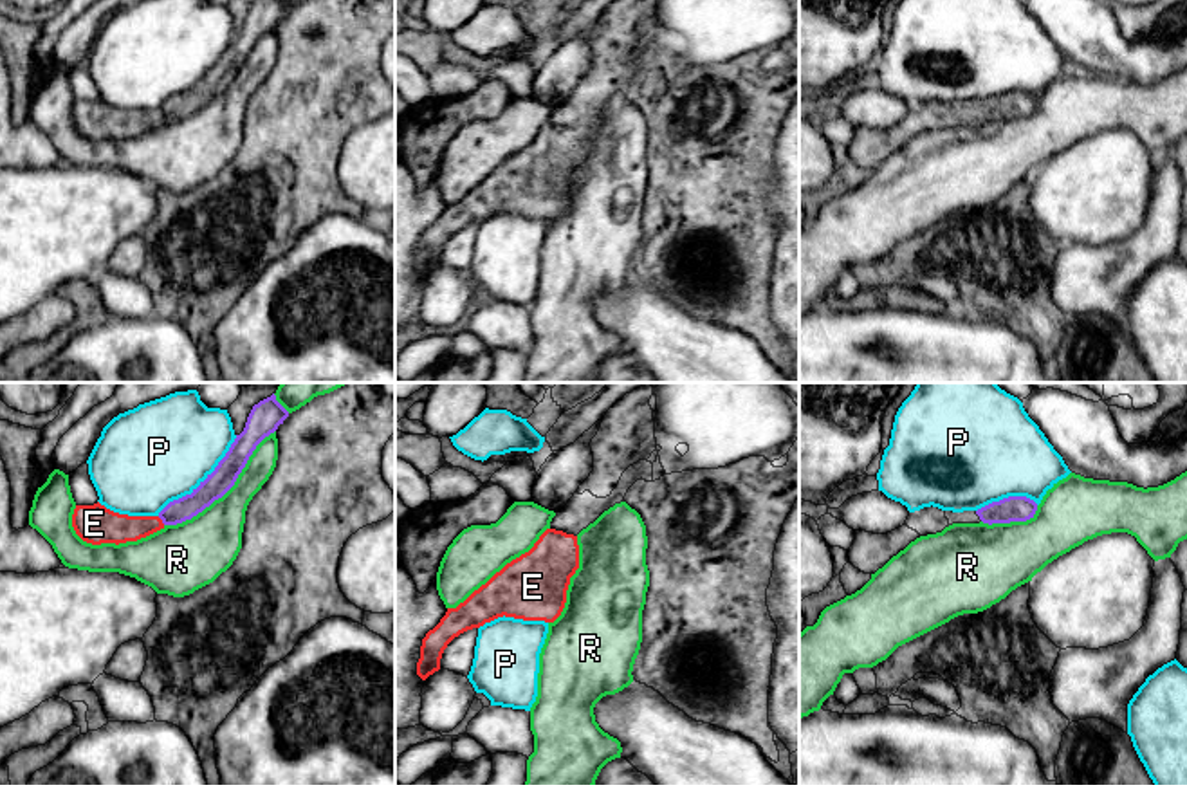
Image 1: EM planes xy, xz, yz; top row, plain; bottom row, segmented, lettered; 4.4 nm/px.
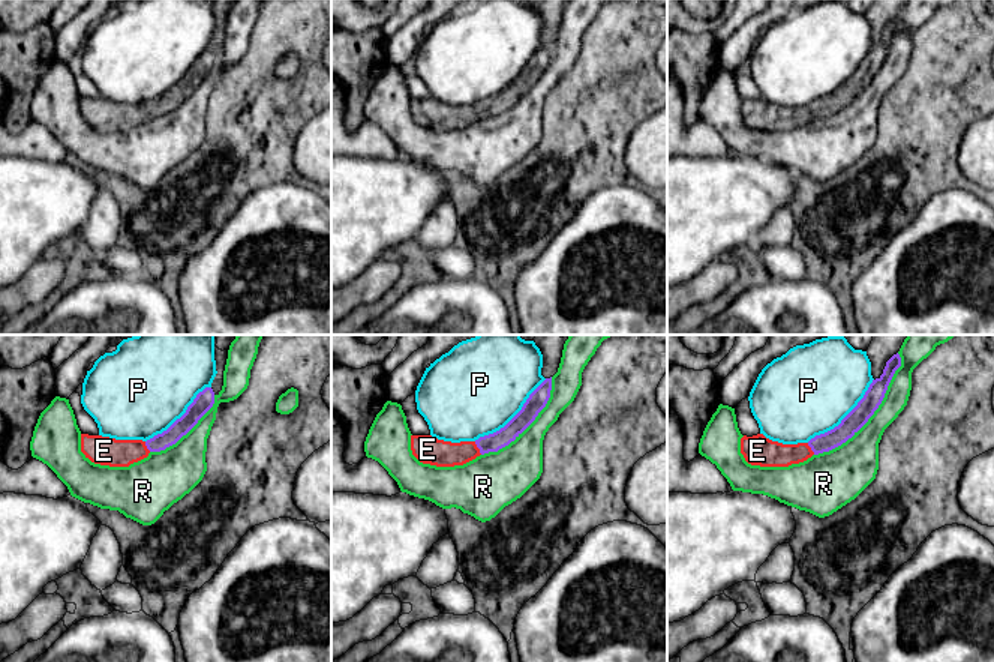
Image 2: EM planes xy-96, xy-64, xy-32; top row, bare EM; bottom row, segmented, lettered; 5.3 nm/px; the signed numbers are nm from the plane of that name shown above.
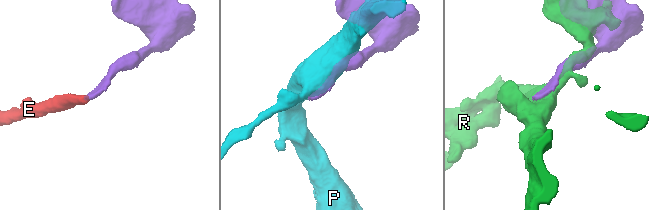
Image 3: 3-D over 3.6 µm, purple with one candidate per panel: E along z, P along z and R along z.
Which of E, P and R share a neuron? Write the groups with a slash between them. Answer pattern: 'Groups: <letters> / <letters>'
Groups: E / P / R

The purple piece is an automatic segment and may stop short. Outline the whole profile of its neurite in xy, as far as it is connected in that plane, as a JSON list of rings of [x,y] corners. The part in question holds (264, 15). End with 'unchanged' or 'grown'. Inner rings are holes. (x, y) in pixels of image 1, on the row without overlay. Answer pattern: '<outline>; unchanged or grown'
[[[254,0],[244,27],[236,31],[215,67],[191,90],[170,97],[157,112],[119,110],[99,97],[94,101],[76,101],[72,110],[76,130],[92,141],[119,141],[146,134],[166,121],[191,115],[235,81],[256,42],[274,29],[287,13],[289,7],[281,0]]]; grown

